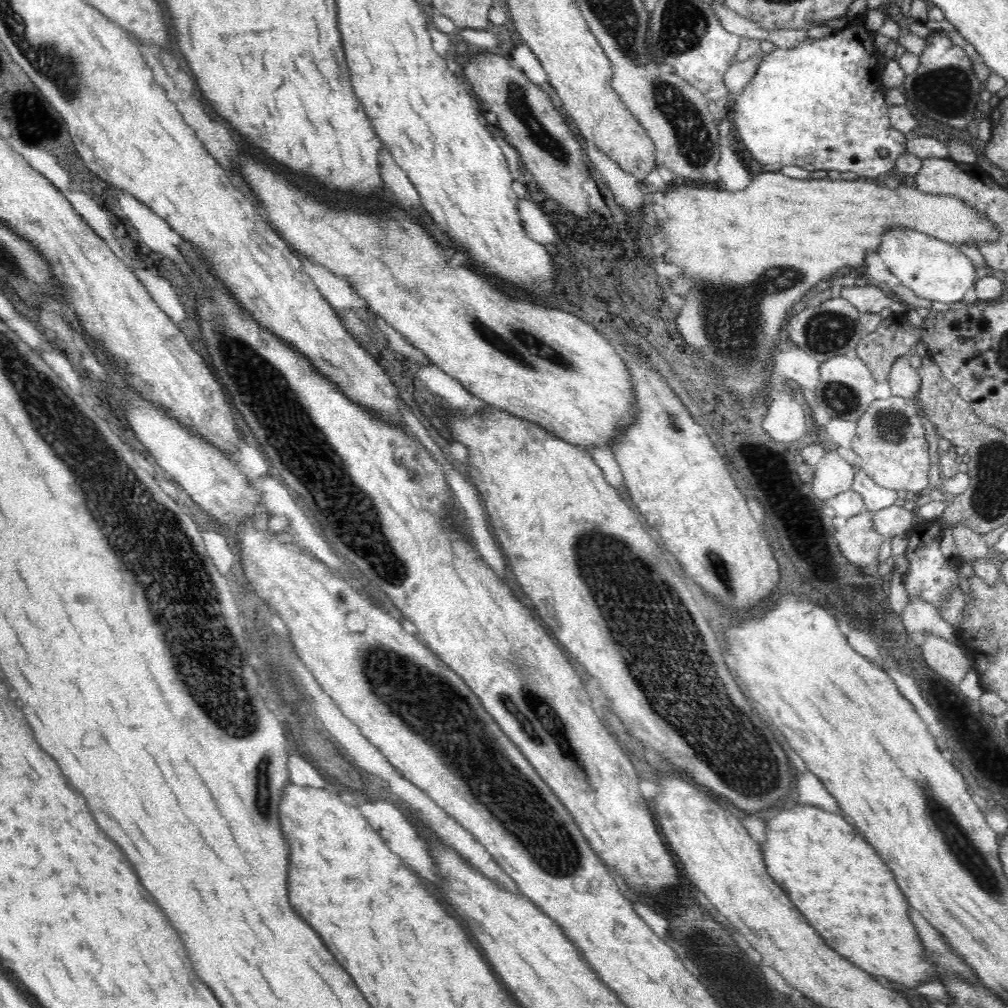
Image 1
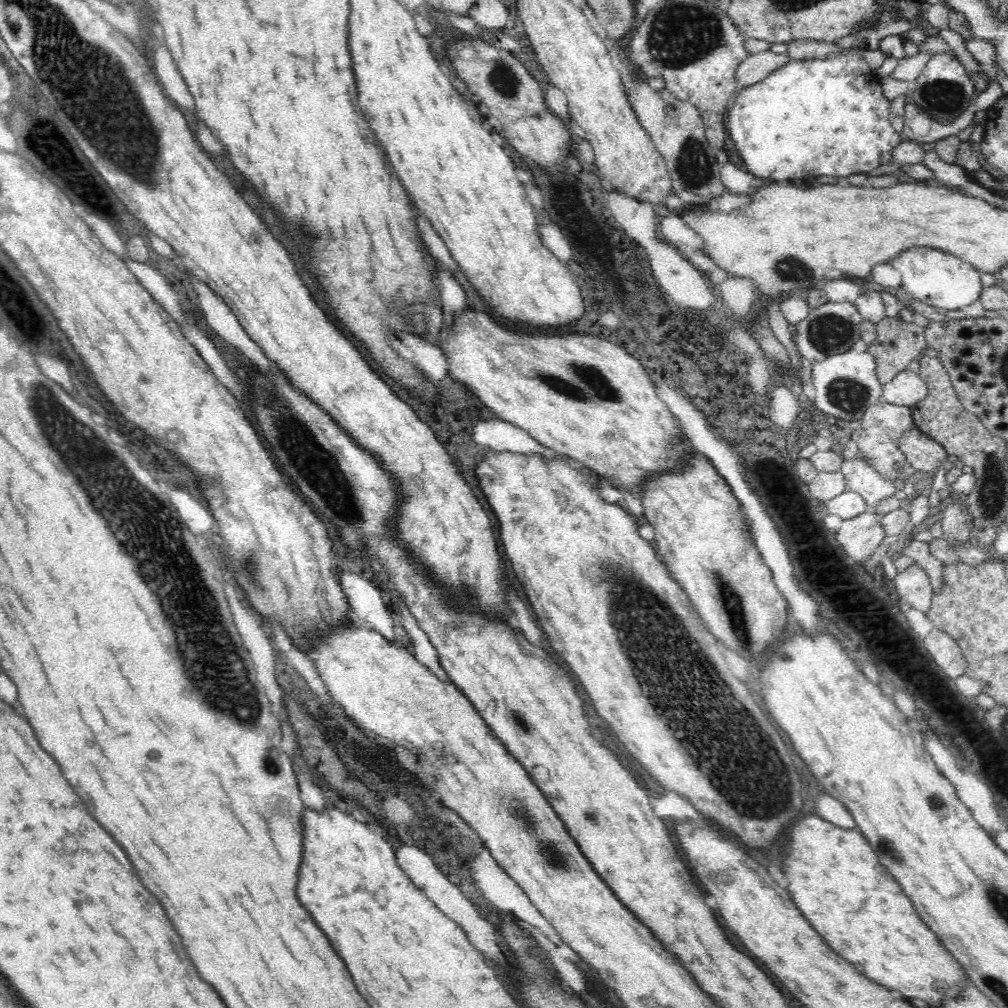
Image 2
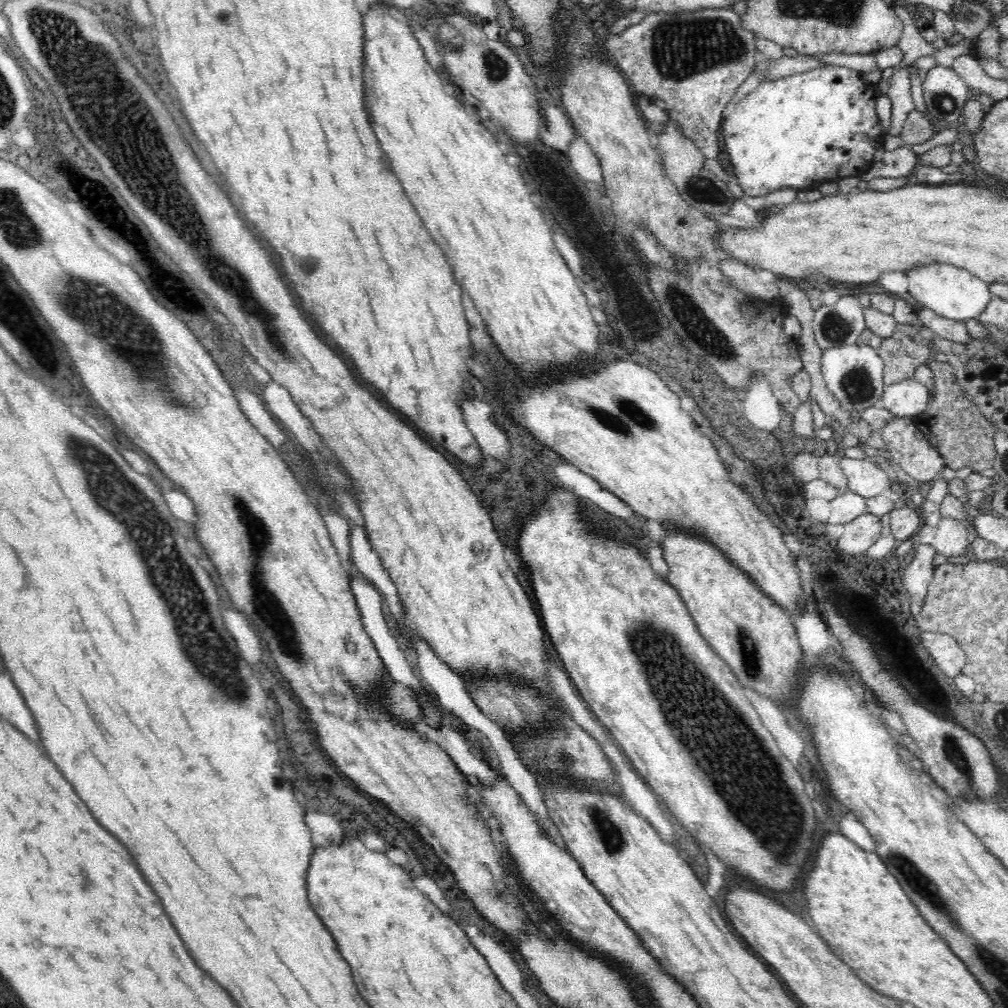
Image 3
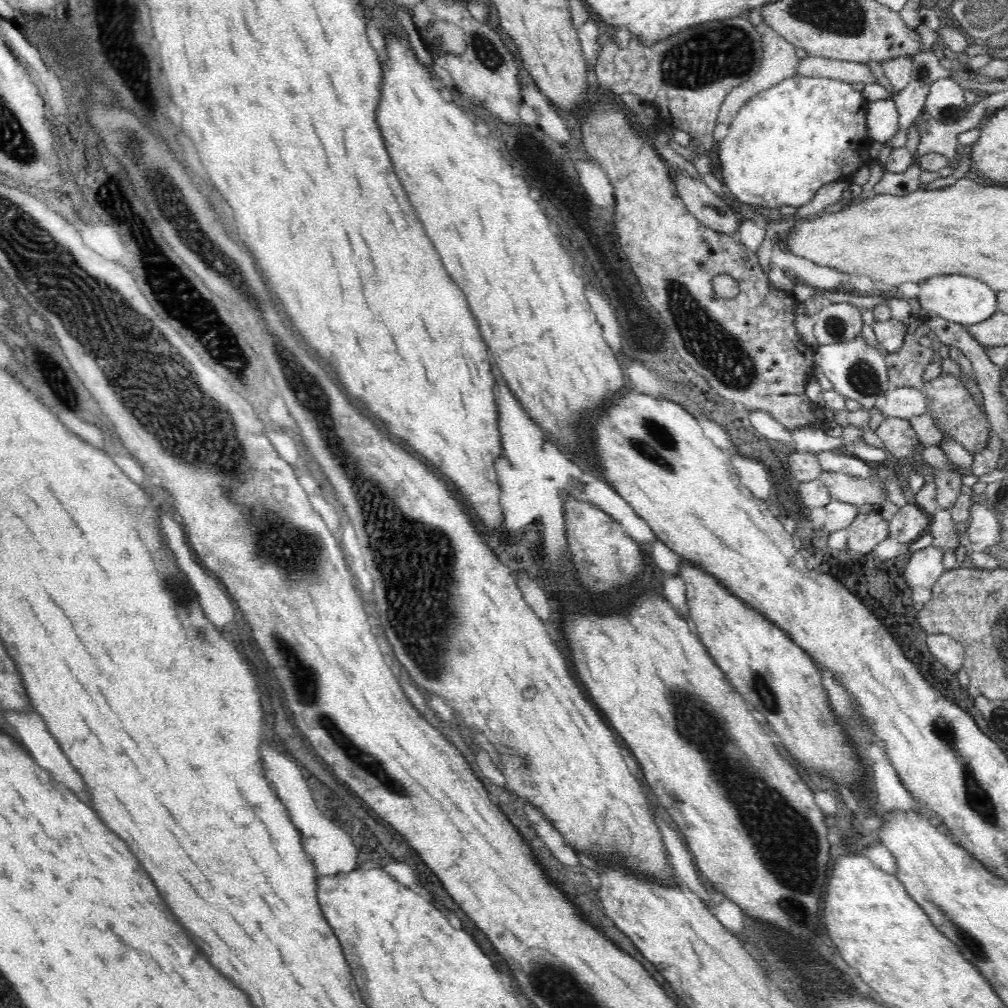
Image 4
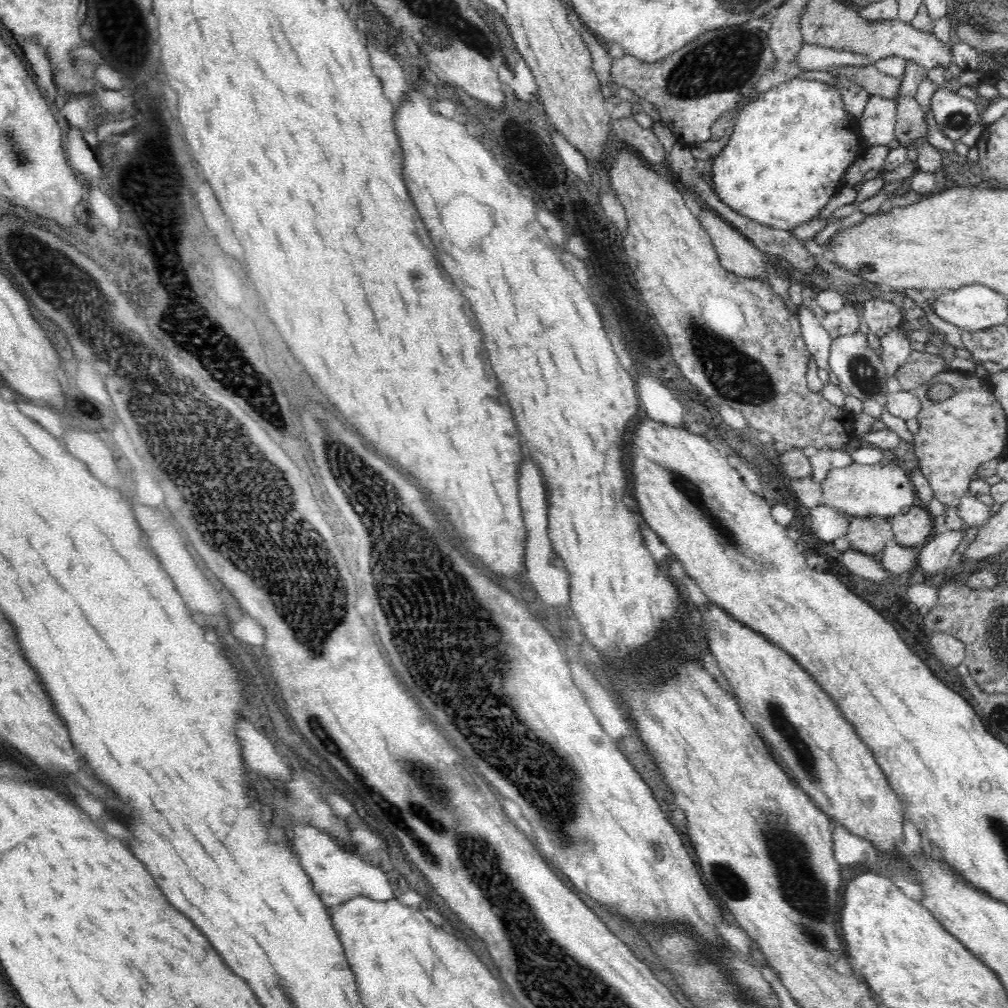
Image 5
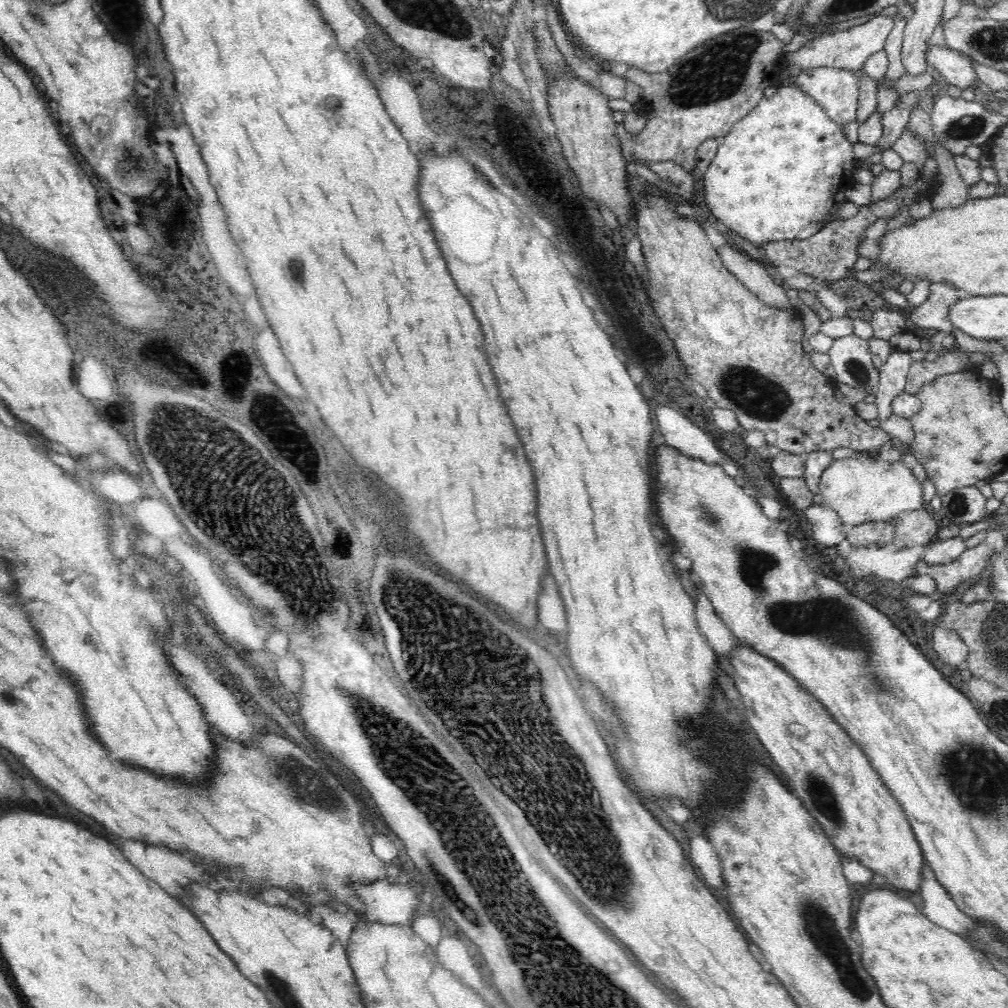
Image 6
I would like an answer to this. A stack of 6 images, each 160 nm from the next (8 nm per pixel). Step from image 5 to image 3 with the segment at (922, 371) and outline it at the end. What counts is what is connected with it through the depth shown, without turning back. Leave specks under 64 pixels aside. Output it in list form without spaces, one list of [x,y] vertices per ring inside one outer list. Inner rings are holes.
[[[918,322],[909,325],[898,323],[894,327],[892,336],[883,339],[882,346],[880,346],[880,350],[878,350],[878,355],[881,356],[885,365],[883,381],[886,385],[890,386],[901,380],[913,378],[915,370],[922,364],[926,364],[933,352],[934,350],[931,344],[926,343],[921,336]]]

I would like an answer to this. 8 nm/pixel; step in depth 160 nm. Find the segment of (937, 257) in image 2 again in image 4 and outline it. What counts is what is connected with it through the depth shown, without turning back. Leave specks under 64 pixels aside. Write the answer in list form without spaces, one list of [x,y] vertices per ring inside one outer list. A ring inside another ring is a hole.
[[[962,274],[936,275],[919,283],[918,302],[928,312],[936,312],[946,320],[962,325],[973,325],[990,318],[996,308],[996,291],[985,282]]]

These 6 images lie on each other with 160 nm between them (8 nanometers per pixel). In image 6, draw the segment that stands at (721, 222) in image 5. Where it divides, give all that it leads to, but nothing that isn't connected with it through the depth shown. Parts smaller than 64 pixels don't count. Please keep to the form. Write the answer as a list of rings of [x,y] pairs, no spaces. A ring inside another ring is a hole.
[[[728,241],[717,251],[717,255],[723,265],[766,305],[788,311],[796,310],[790,305],[786,291],[775,277],[774,271],[763,262],[749,259],[748,255],[736,250]]]

